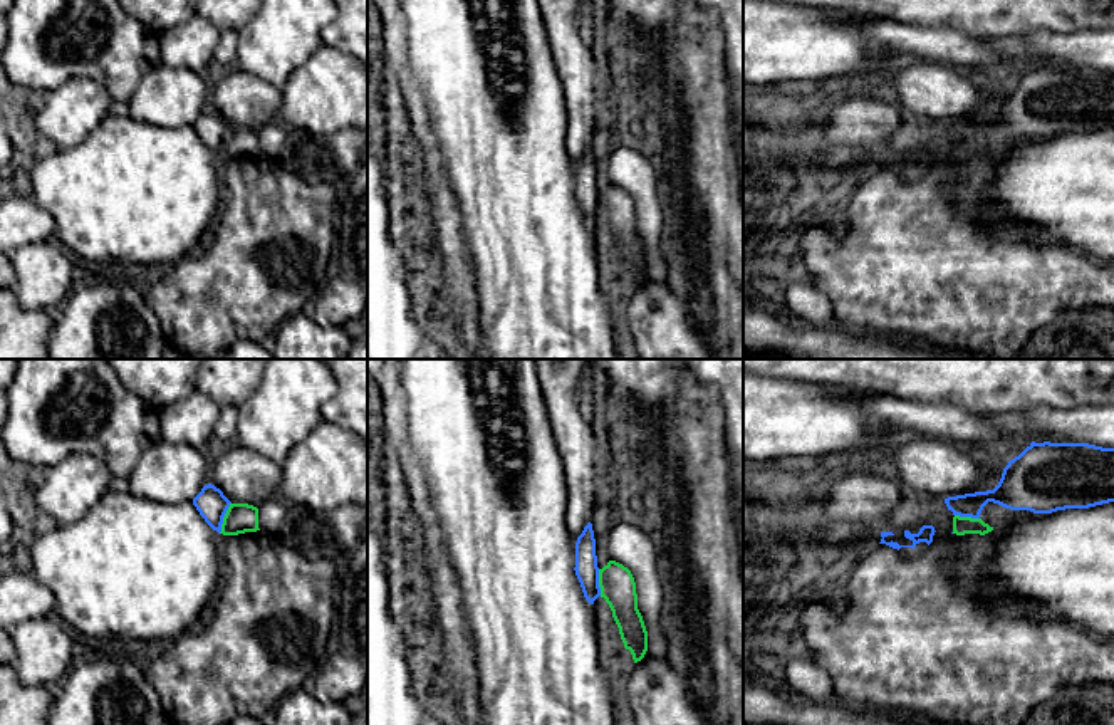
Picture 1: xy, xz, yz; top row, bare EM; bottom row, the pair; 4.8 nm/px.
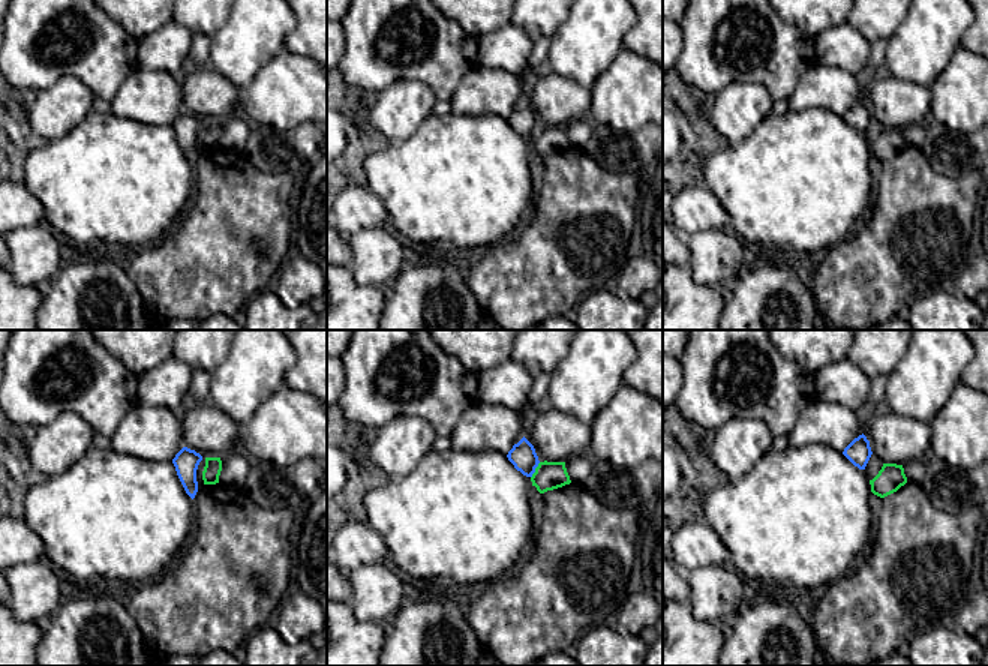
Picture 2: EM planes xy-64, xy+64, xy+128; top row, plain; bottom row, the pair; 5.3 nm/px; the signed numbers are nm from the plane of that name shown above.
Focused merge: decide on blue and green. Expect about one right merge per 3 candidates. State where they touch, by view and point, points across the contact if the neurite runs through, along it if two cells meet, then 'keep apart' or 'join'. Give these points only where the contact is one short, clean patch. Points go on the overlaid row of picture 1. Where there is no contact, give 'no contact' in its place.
meets blue in xy at (223, 516); border along xy (230, 502), (218, 532); keep apart

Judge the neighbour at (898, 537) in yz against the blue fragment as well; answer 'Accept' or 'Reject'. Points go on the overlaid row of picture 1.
Accept

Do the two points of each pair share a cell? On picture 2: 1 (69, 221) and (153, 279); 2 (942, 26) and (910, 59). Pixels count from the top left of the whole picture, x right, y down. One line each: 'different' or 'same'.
1: different
2: same

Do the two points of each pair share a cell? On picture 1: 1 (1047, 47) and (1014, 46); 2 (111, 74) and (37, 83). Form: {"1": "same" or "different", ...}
{"1": "same", "2": "same"}

